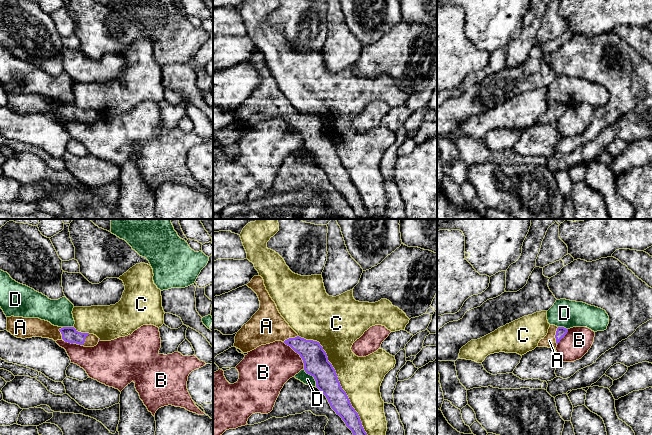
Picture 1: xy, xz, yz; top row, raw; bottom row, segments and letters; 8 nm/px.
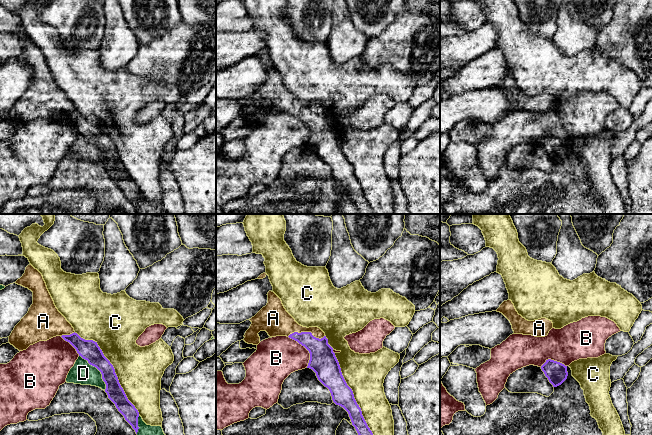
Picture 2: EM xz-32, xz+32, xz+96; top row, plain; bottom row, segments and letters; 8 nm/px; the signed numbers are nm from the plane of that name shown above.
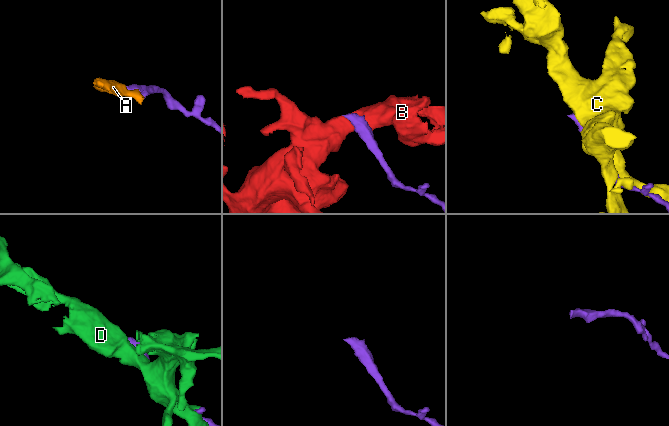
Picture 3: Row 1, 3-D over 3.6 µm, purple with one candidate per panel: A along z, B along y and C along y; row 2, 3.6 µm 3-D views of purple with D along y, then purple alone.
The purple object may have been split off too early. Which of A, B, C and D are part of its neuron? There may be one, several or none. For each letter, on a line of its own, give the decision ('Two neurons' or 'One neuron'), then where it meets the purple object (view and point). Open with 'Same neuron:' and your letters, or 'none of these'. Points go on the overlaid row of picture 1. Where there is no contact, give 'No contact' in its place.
Same neuron: A
A: One neuron. Touches purple at yz (555, 336)
B: Two neurons. Touches purple at xz (298, 353)
C: Two neurons. Touches purple at xz (337, 378)
D: Two neurons. Touches purple at xz (313, 376)

